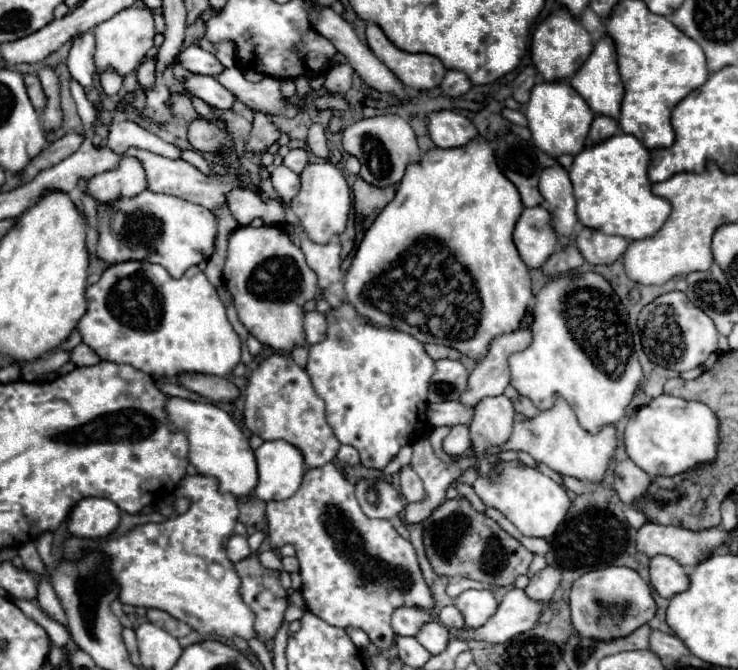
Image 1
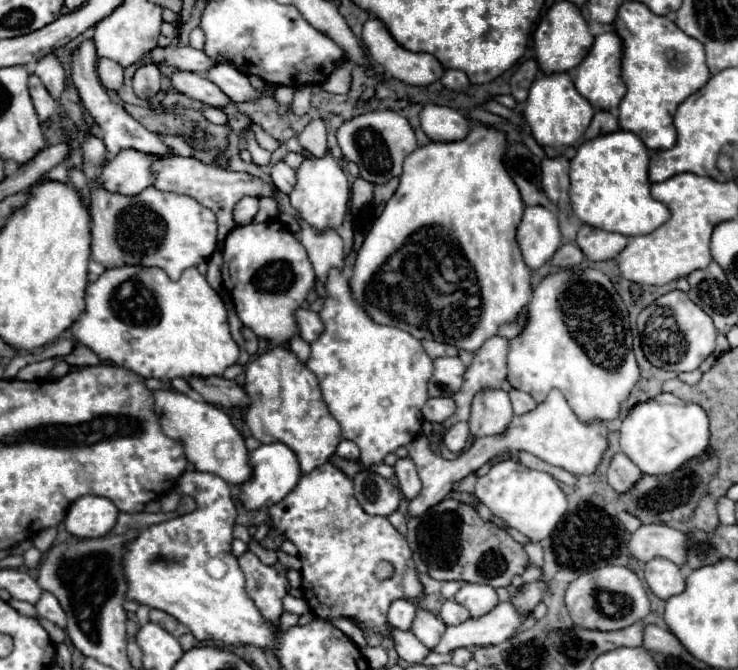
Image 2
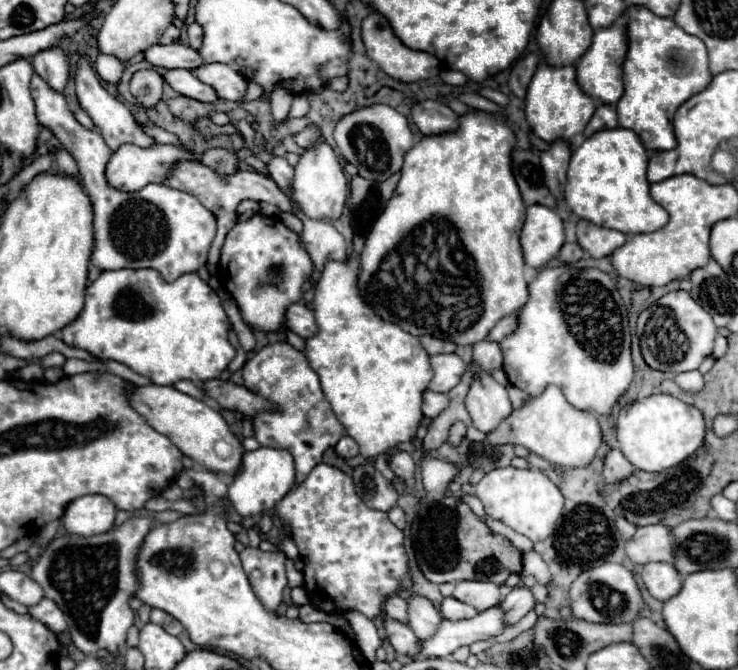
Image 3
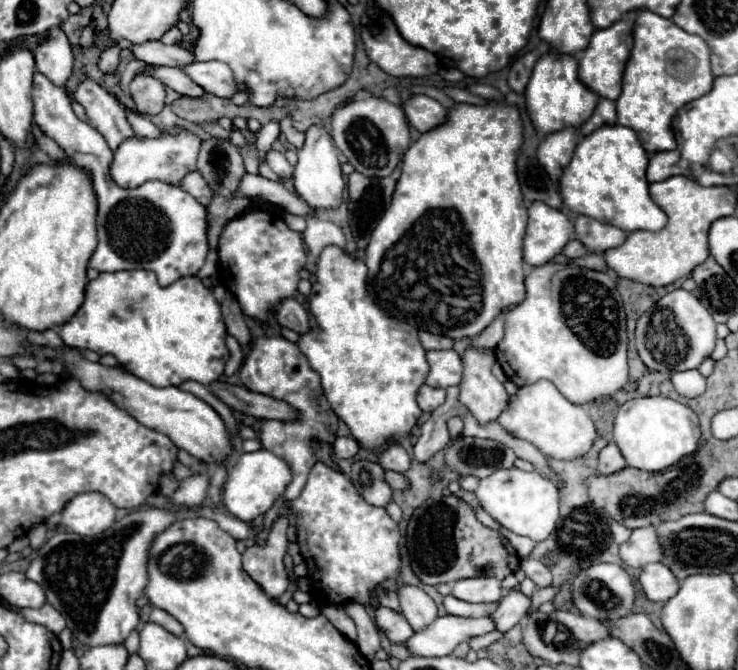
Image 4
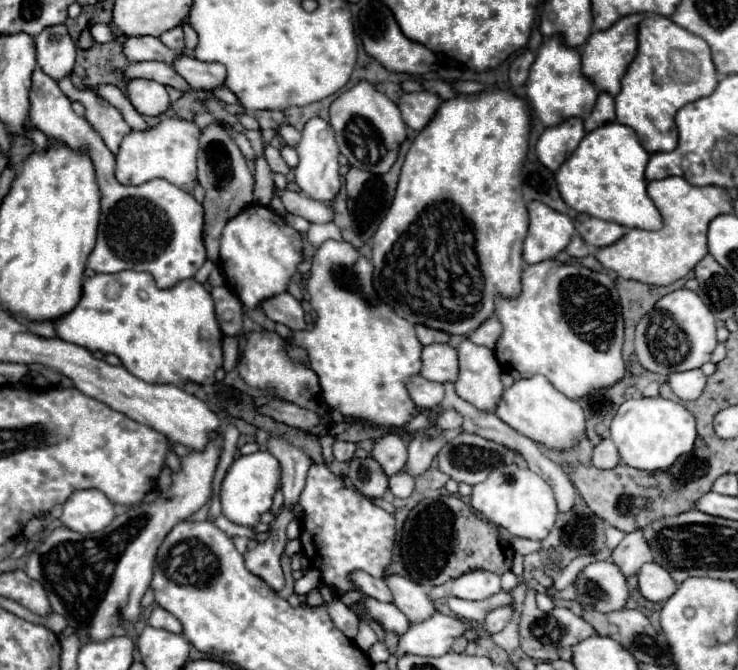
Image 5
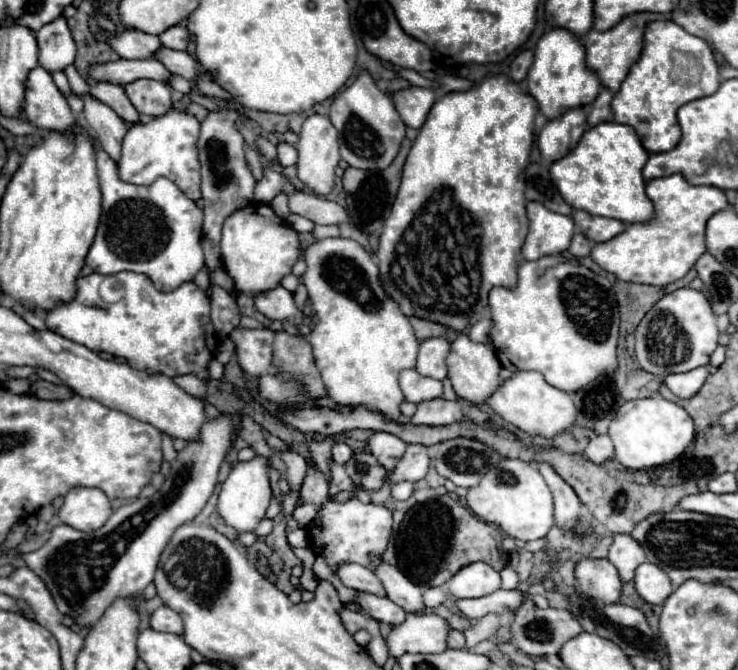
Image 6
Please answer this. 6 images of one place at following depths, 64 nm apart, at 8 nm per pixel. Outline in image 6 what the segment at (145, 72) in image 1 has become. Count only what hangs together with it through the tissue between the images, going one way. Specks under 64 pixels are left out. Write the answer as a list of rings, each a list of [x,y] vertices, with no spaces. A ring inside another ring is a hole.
[[[136,80],[124,86],[126,96],[134,104],[140,114],[146,116],[162,116],[172,108],[168,84],[156,80]]]

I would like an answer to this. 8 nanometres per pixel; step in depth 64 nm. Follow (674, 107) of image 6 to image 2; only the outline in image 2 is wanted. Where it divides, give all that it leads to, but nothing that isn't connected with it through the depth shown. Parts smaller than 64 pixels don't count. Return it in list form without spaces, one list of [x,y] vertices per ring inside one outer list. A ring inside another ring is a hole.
[[[624,2],[622,4],[622,20],[614,22],[614,30],[622,40],[622,80],[626,84],[626,96],[622,98],[618,106],[618,120],[622,130],[630,130],[632,134],[638,134],[646,148],[650,150],[664,150],[672,148],[676,144],[676,130],[672,124],[672,112],[676,110],[680,102],[684,102],[690,94],[700,90],[708,78],[708,66],[706,66],[706,56],[704,56],[704,46],[684,34],[670,18],[658,16],[650,12],[642,2]]]

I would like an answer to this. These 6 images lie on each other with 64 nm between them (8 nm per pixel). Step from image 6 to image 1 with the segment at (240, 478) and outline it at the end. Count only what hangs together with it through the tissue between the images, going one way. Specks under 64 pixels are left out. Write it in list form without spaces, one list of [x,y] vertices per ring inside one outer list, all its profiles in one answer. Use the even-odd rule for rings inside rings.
[[[272,440],[264,442],[254,454],[258,462],[258,486],[254,488],[254,496],[264,502],[290,498],[302,484],[306,470],[302,452],[286,440]]]

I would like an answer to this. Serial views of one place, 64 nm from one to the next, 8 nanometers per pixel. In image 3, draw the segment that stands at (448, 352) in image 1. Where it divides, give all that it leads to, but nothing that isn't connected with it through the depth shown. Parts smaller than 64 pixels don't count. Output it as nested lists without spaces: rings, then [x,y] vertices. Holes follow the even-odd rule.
[[[422,336],[420,338],[424,350],[434,356],[434,354],[452,354],[456,350],[456,344],[454,342],[448,342],[448,340],[438,340],[438,338],[430,338],[430,336]]]

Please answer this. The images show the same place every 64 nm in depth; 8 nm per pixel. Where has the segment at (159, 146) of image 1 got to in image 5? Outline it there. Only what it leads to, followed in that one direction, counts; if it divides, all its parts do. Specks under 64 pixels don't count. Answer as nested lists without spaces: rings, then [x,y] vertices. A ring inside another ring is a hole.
[[[60,80],[58,85],[70,100],[78,100],[78,102],[84,104],[86,120],[104,138],[106,146],[116,154],[122,138],[126,134],[130,134],[130,126],[124,122],[120,110],[114,108],[108,100],[104,100],[102,96],[98,96],[90,88],[78,90],[74,86],[65,86],[64,80]]]

